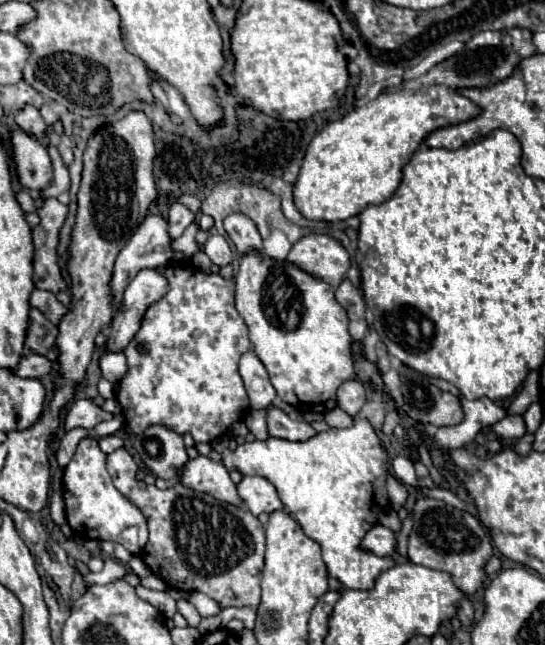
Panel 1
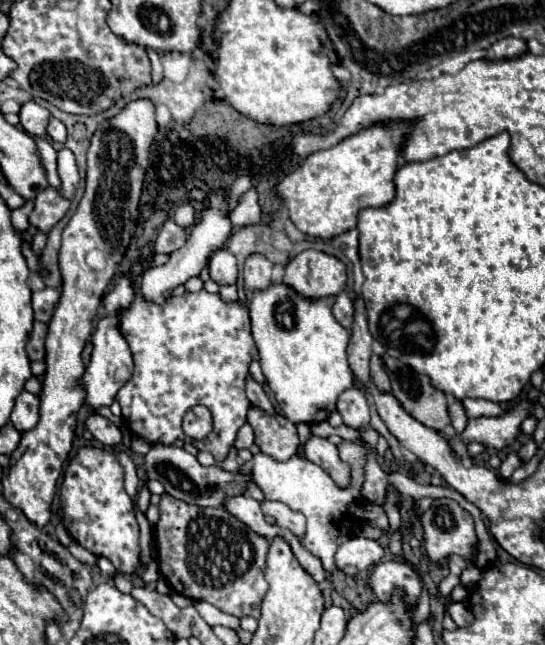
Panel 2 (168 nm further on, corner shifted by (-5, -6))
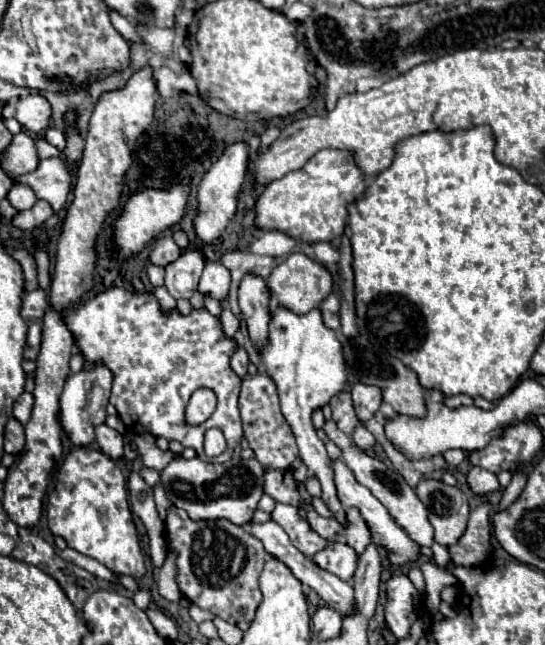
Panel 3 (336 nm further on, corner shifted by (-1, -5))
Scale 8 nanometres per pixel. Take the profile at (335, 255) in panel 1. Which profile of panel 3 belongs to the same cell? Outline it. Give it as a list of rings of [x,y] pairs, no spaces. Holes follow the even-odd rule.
[[[292,253],[284,263],[280,263],[272,271],[272,275],[266,279],[266,283],[268,283],[268,289],[272,293],[276,293],[278,303],[298,315],[304,315],[312,307],[318,307],[328,297],[328,293],[332,291],[332,285],[334,285],[330,271],[322,263],[306,257],[304,253]]]

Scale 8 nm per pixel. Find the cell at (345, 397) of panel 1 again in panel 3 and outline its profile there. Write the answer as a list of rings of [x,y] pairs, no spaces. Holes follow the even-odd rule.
[[[342,391],[342,393],[334,395],[332,401],[330,401],[330,407],[332,407],[332,419],[334,419],[334,423],[346,435],[350,435],[360,425],[360,419],[356,415],[356,409],[354,409],[350,393]]]

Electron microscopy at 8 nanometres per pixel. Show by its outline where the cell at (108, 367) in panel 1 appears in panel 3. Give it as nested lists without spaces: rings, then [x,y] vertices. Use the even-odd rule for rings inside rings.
[[[102,363],[84,367],[82,371],[68,375],[64,391],[60,395],[60,421],[62,421],[62,429],[66,431],[66,435],[76,445],[92,443],[94,427],[106,421],[106,405],[108,405],[108,397],[112,389],[112,379],[114,379],[114,373]]]

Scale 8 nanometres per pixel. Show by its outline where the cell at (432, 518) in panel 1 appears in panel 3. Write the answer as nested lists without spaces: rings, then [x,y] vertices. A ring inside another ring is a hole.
[[[434,479],[420,481],[416,493],[428,509],[428,519],[434,527],[434,541],[444,547],[456,545],[468,523],[468,499],[464,493],[458,487]]]

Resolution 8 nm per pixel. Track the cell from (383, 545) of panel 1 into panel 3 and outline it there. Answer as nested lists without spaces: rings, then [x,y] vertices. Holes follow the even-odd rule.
[[[338,541],[328,543],[312,559],[320,567],[324,567],[326,571],[340,577],[342,581],[350,581],[356,567],[358,567],[358,553],[348,543],[338,543]]]

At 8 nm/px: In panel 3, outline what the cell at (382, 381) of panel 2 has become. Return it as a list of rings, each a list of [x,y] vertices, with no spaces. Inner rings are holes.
[[[354,383],[352,401],[354,401],[356,413],[360,415],[360,421],[364,423],[374,415],[374,411],[378,411],[378,407],[382,403],[382,391],[376,385]]]

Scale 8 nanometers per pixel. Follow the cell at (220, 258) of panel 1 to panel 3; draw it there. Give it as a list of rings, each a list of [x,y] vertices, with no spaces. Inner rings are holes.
[[[208,261],[206,263],[198,289],[200,289],[200,293],[212,295],[218,301],[226,299],[228,289],[230,289],[230,271],[222,265],[222,261]]]

